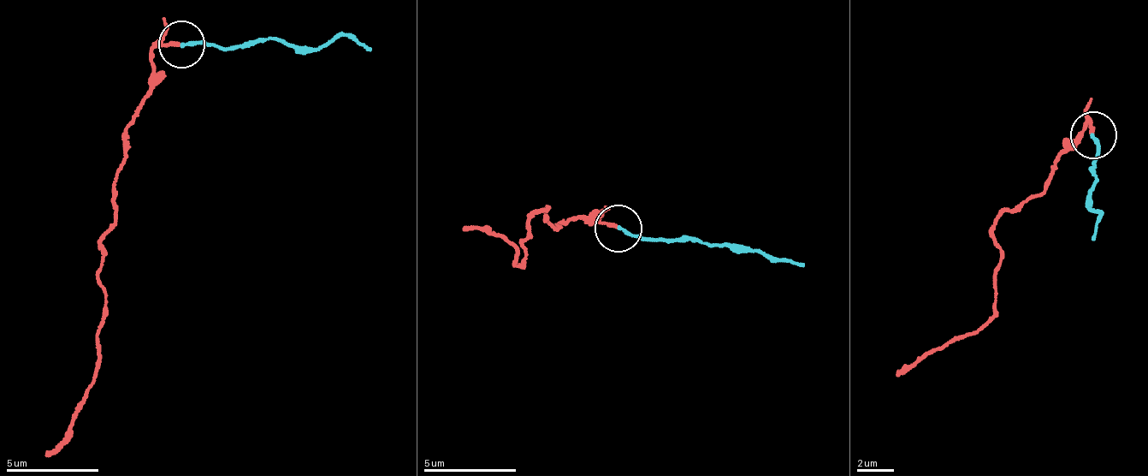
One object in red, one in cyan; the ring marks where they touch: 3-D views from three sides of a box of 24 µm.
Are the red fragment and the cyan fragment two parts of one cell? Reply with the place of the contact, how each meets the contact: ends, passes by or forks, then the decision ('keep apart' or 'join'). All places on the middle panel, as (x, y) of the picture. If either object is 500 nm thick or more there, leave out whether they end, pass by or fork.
(618, 229) | red ends | cyan ends | keep apart

